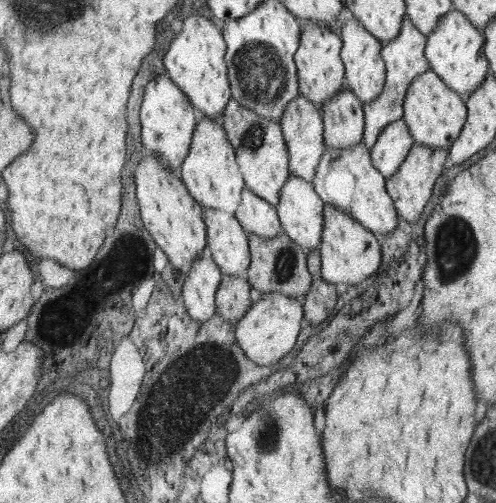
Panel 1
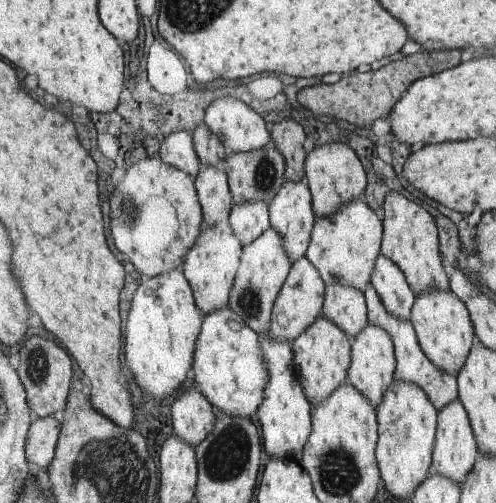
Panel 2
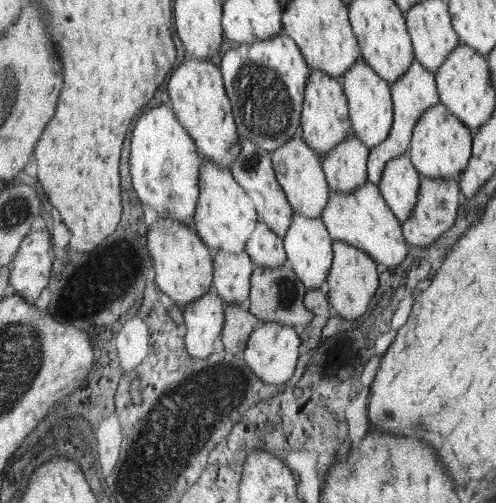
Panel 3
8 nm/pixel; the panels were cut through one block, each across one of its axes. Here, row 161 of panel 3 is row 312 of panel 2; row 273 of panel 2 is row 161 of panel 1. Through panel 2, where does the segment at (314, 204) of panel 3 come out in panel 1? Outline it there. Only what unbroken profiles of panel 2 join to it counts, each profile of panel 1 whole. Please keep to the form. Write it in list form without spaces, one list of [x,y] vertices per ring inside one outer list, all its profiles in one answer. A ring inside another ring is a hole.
[[[300,95],[294,102],[290,102],[279,123],[281,124],[286,144],[289,145],[289,173],[294,173],[294,175],[313,183],[315,176],[317,176],[318,163],[321,162],[326,148],[324,141],[324,114],[313,101],[308,100],[308,97]]]

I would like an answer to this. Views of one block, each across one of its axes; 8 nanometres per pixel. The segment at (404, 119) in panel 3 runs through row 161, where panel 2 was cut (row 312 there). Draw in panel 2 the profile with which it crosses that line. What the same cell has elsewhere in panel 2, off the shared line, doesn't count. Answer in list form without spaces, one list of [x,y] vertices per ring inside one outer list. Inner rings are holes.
[[[372,282],[366,287],[364,293],[366,304],[368,305],[369,324],[378,325],[378,328],[385,328],[386,332],[389,332],[389,335],[393,339],[397,357],[396,378],[402,380],[402,382],[420,386],[426,393],[426,396],[429,396],[429,399],[433,401],[433,404],[437,405],[438,412],[445,406],[448,406],[448,404],[459,400],[460,394],[457,388],[457,377],[452,376],[450,373],[442,372],[442,369],[439,369],[437,365],[426,356],[424,349],[420,345],[420,341],[417,339],[417,331],[411,321],[402,320],[402,318],[398,318],[394,316],[393,313],[390,313],[385,307],[381,296],[378,296],[377,289],[372,286]]]

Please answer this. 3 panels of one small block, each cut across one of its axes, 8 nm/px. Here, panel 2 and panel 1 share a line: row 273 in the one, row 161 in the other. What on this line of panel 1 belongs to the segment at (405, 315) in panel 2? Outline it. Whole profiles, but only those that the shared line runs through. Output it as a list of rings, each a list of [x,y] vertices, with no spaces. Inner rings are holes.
[[[398,119],[382,131],[376,146],[372,147],[373,164],[377,167],[382,176],[386,178],[397,174],[400,166],[405,162],[410,150],[413,148],[412,133],[405,119]]]

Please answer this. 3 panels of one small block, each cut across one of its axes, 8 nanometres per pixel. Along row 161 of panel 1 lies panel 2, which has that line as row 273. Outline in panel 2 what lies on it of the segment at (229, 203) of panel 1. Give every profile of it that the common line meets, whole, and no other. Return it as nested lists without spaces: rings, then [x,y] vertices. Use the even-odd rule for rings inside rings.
[[[229,221],[202,228],[197,246],[185,256],[185,262],[180,268],[192,285],[194,300],[202,312],[212,314],[212,312],[229,307],[229,298],[233,292],[234,279],[240,266],[243,247],[244,245],[241,240],[238,240]]]

